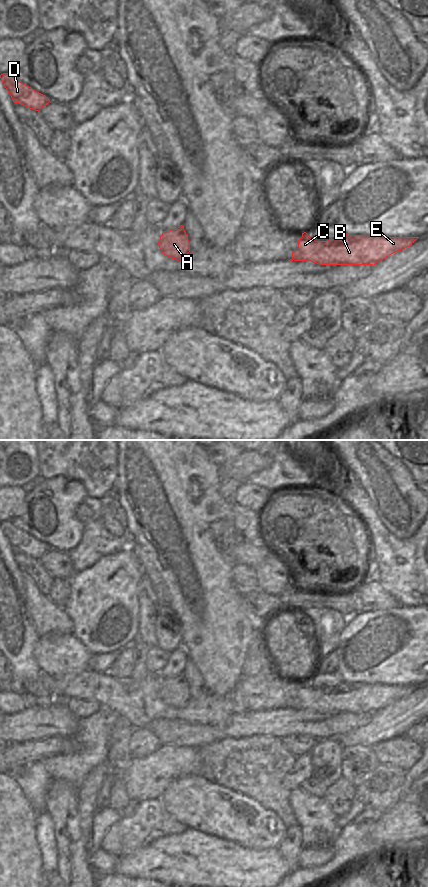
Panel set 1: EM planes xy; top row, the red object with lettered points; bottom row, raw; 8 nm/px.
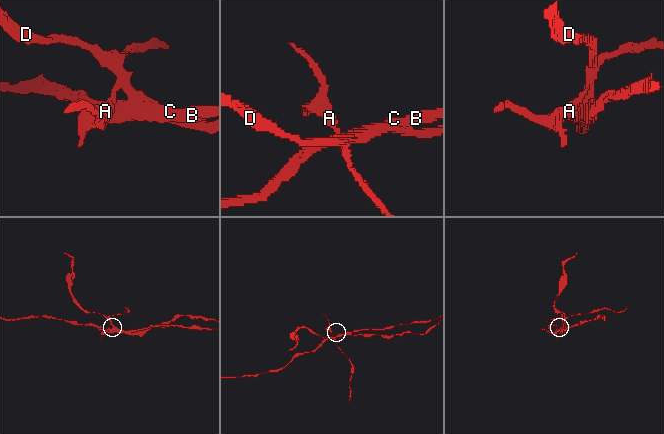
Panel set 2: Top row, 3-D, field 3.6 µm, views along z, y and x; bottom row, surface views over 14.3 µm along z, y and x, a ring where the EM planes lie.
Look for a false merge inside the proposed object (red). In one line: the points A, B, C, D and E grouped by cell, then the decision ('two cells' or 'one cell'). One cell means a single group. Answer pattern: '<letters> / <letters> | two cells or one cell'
A C D / B E | two cells

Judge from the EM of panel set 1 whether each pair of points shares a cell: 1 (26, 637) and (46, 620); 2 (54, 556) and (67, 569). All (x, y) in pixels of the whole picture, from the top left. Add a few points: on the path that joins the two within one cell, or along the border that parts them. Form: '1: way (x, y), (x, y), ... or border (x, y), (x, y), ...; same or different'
1: border (27, 608), (35, 633), (38, 636); different
2: way (56, 559), (64, 567); same

